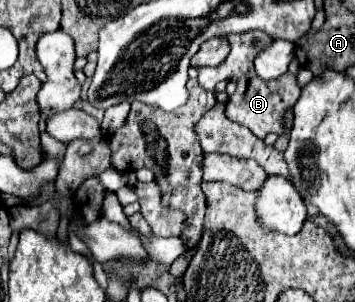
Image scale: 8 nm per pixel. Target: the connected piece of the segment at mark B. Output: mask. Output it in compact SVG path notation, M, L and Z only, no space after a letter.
M252 30L248 34L228 34L226 38L228 38L228 44L230 44L228 58L220 66L214 66L214 68L212 66L202 66L202 68L198 68L198 82L200 82L200 86L206 88L206 90L214 90L214 86L218 82L234 80L236 82L236 92L234 92L234 96L226 104L226 116L230 120L250 128L252 134L256 134L258 138L264 138L268 132L282 134L282 130L284 130L282 116L300 98L300 88L296 84L296 76L286 72L280 78L264 82L256 74L256 70L254 70L254 56L262 48L268 48L272 44L272 38L268 38L268 34L264 34L260 30Z

